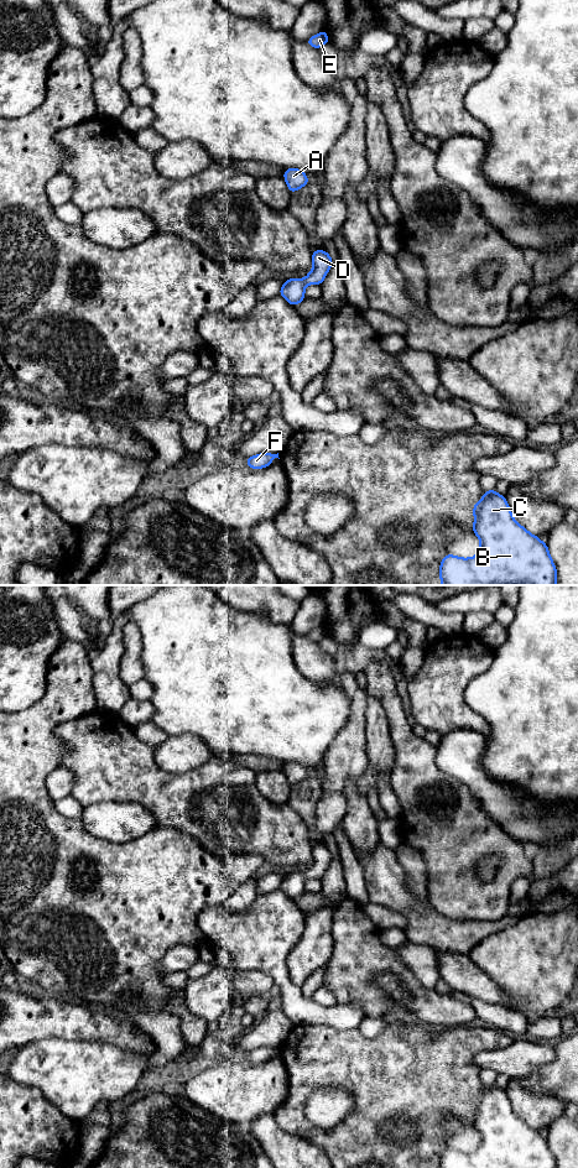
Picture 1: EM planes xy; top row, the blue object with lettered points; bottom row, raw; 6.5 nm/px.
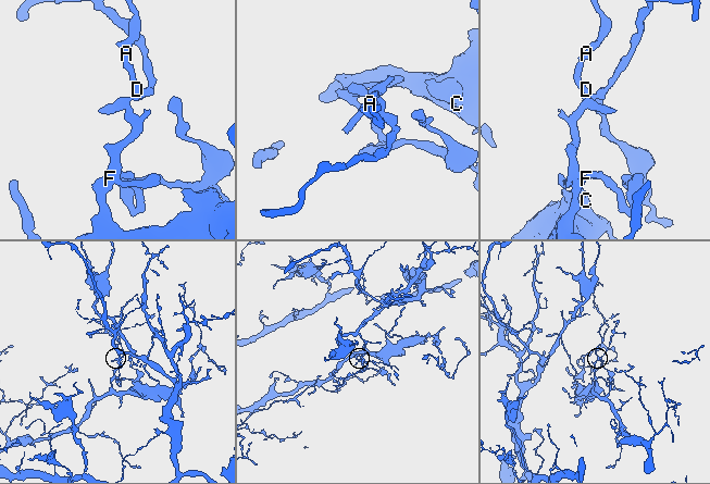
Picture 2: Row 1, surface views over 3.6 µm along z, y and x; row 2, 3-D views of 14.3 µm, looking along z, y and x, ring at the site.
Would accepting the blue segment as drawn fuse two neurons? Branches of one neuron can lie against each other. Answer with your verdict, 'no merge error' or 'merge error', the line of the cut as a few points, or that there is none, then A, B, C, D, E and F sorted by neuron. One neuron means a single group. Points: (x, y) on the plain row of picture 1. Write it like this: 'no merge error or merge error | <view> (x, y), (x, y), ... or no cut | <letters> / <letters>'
no merge error | no cut | A B C D E F

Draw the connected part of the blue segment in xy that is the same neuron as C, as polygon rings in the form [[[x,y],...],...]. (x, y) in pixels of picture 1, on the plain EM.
[[[486,1084],[473,1100],[473,1107],[472,1125],[480,1135],[479,1147],[470,1152],[446,1148],[439,1168],[557,1168],[548,1140],[516,1116],[505,1090],[495,1084]]]

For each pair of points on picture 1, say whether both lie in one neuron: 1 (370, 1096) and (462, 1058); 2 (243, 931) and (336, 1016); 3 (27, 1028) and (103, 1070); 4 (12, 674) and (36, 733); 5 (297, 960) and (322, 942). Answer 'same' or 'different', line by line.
1: same
2: same
3: different
4: different
5: same

